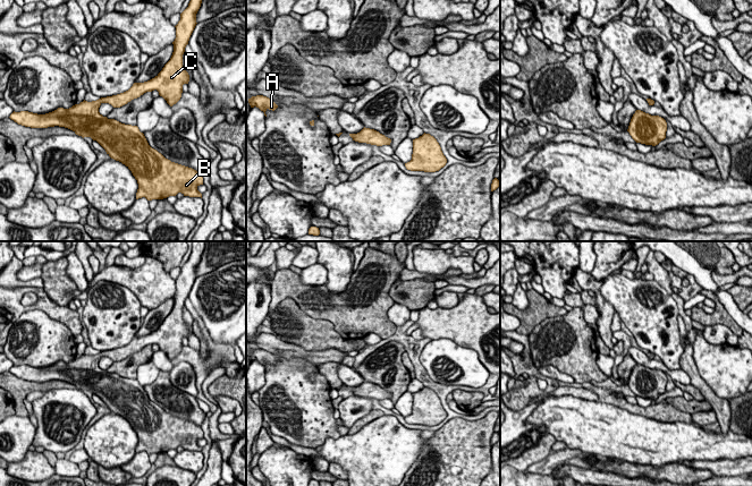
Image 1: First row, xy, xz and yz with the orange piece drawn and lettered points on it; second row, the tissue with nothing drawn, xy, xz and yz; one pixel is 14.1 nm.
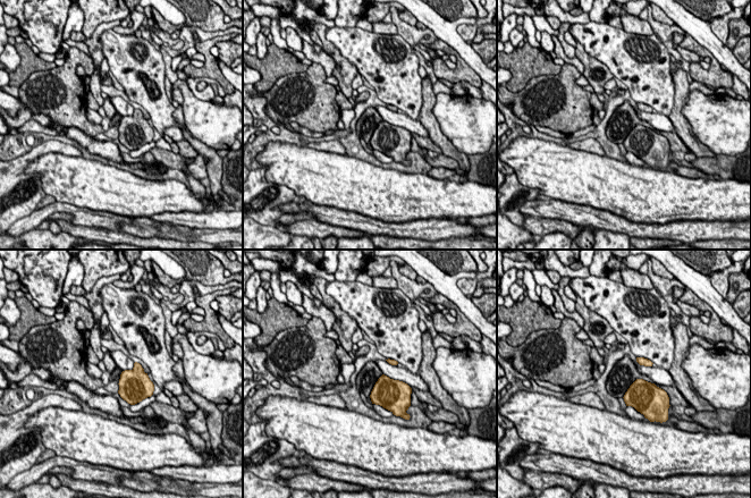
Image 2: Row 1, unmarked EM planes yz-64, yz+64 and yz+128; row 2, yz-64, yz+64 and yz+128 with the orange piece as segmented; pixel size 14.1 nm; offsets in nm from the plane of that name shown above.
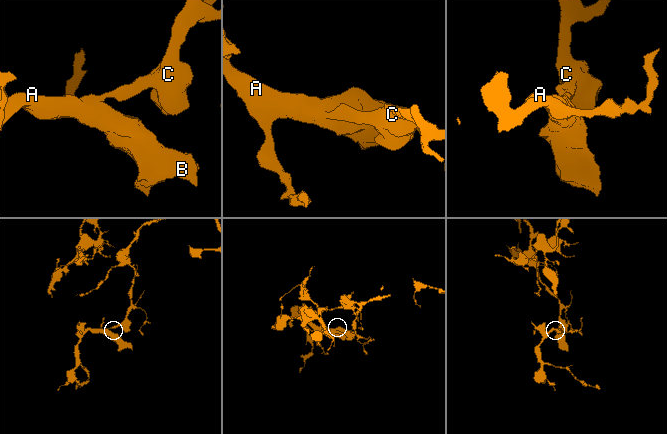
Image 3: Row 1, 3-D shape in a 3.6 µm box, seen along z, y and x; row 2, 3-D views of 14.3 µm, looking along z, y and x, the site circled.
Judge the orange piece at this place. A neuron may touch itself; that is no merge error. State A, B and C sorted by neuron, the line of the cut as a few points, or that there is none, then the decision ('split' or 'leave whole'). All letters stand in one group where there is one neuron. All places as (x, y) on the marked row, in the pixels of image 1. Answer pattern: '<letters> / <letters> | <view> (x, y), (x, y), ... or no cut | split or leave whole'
A B C | no cut | leave whole

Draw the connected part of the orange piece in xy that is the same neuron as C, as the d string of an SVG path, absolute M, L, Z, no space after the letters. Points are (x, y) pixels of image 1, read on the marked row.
M191 0L188 7L180 14L180 20L175 26L172 56L154 78L134 83L128 91L117 95L92 102L84 100L69 109L58 108L45 114L14 111L9 118L18 125L31 128L65 127L83 138L91 137L96 140L111 159L121 162L132 171L138 184L136 199L142 197L147 201L163 199L178 193L202 198L197 190L197 187L203 185L201 172L166 159L149 145L137 126L108 119L99 112L102 103L120 108L154 89L170 106L180 100L183 85L189 82L189 75L183 66L183 54L197 24L196 14L201 3L202 0Z

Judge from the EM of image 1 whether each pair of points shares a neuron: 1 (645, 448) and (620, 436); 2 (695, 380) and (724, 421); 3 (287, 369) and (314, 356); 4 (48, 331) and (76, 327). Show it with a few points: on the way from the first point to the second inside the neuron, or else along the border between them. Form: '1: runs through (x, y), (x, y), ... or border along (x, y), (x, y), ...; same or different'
1: runs through (640, 442), (626, 436); same
2: runs through (706, 390), (721, 407), (723, 411); same
3: border along (279, 354), (287, 358), (304, 358), (317, 367); different
4: border along (47, 314), (60, 321), (74, 337); different

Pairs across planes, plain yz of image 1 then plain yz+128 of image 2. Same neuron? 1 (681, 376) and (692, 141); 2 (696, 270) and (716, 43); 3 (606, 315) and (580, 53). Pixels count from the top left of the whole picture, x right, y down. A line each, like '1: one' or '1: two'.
1: two
2: one
3: one

